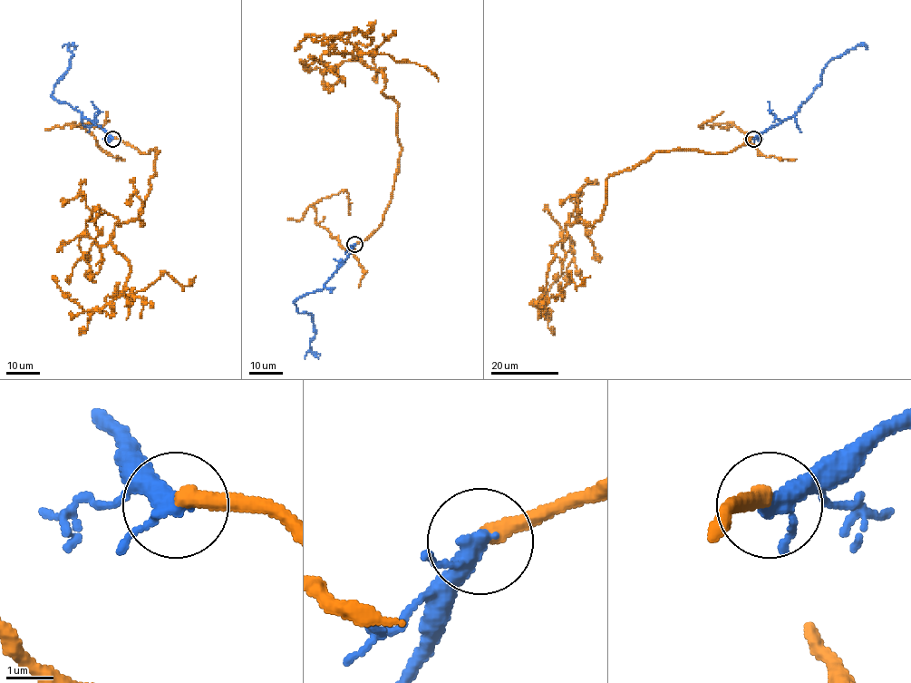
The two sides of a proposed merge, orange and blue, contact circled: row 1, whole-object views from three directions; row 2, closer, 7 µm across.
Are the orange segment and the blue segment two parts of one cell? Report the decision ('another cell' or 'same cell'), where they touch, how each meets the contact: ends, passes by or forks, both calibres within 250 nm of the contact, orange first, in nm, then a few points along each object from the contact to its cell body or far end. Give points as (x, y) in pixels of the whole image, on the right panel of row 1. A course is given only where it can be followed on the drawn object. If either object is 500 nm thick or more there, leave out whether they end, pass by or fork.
another cell | (753, 139) | orange ends | blue passes by | 400/320 nm | orange via (752, 138), (613, 173), (601, 217), (566, 224), (539, 301), (570, 273), (576, 286), (590, 276) | blue via (752, 138), (799, 111), (821, 82), (822, 70), (831, 59), (857, 45), (864, 44), (867, 49)

